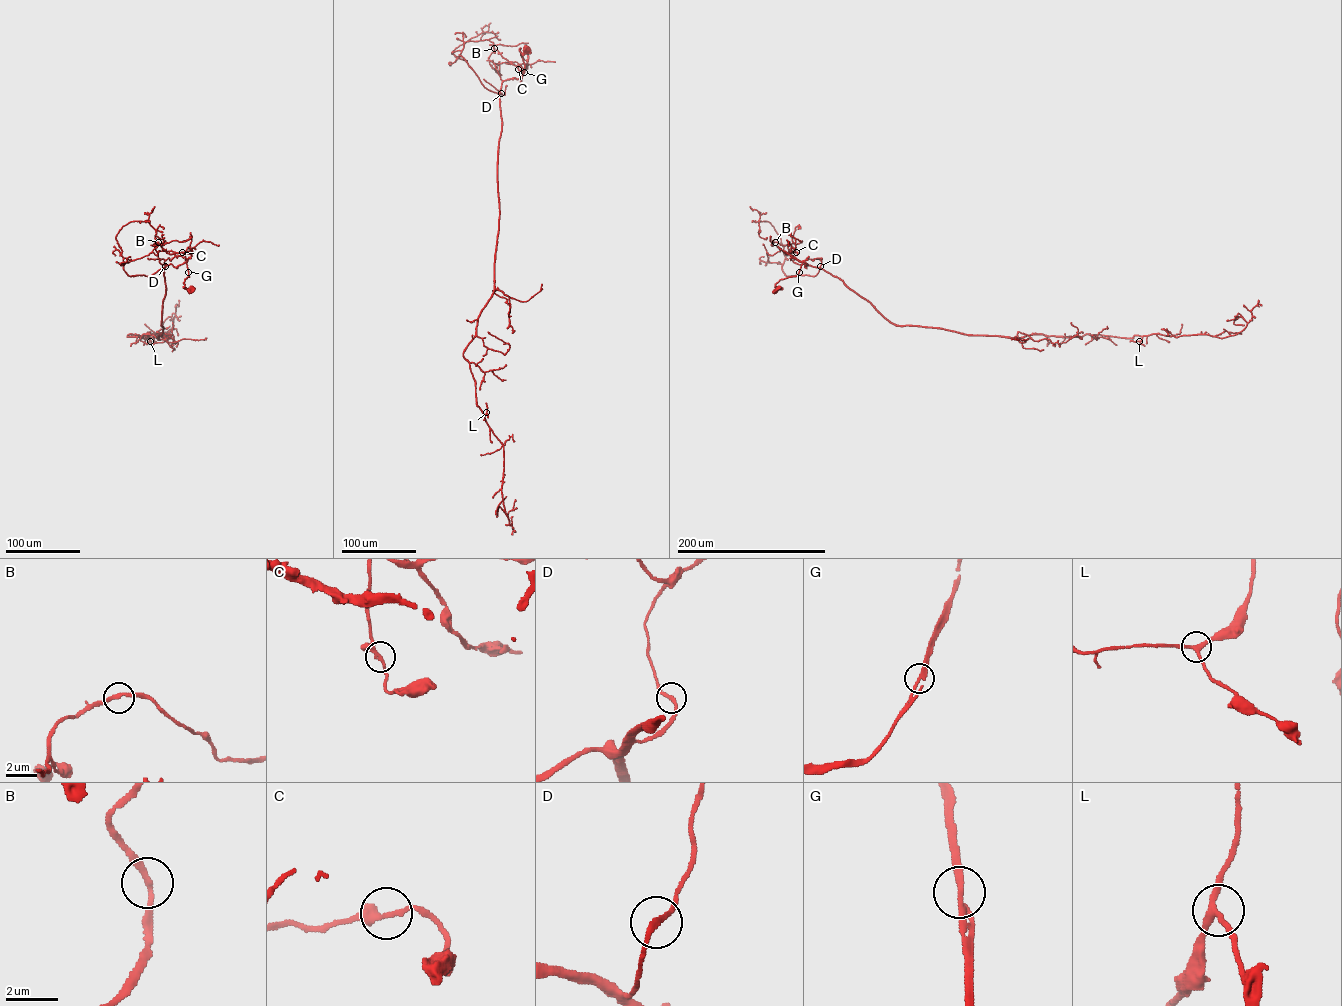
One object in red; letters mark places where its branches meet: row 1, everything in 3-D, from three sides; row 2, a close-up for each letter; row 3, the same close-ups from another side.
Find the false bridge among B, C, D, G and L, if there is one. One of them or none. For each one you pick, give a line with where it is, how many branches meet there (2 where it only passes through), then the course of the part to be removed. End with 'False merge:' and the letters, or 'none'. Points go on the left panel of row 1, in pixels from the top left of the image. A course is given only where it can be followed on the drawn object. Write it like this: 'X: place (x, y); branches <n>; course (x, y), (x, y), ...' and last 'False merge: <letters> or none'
False merge: none

